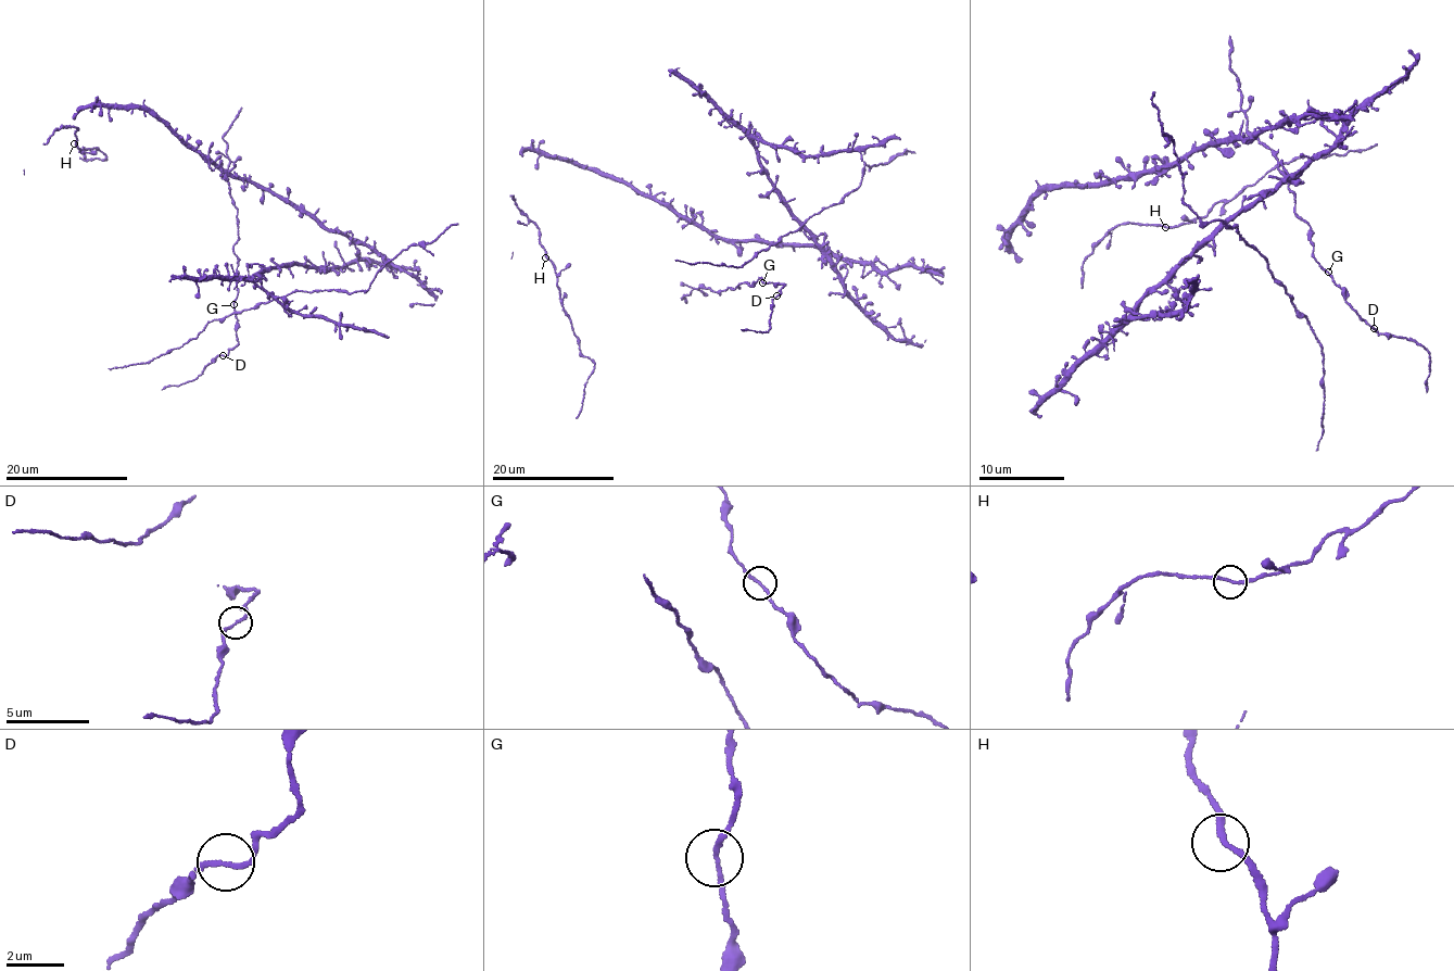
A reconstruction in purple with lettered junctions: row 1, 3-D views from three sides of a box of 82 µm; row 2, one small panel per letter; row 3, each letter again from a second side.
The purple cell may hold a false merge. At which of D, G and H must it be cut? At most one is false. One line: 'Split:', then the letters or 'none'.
Split: none

